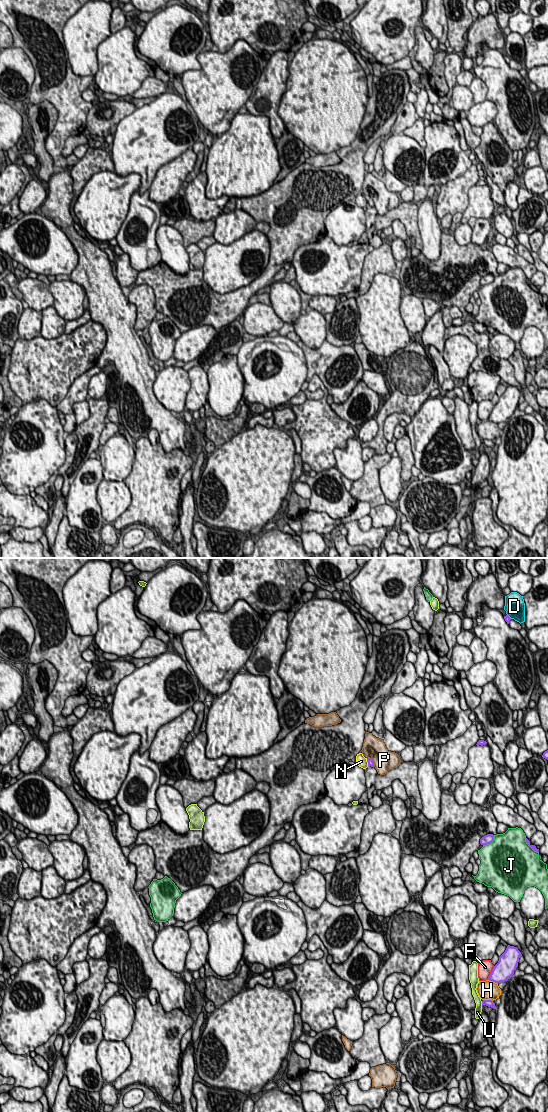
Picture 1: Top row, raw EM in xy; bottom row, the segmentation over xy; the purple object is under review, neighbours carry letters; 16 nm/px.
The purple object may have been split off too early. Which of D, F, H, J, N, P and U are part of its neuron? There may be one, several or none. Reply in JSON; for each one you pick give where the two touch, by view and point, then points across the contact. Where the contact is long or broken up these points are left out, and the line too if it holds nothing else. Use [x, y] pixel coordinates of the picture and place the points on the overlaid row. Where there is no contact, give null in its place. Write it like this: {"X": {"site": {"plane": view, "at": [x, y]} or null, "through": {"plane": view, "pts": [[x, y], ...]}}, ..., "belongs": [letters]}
{"belongs": []}

